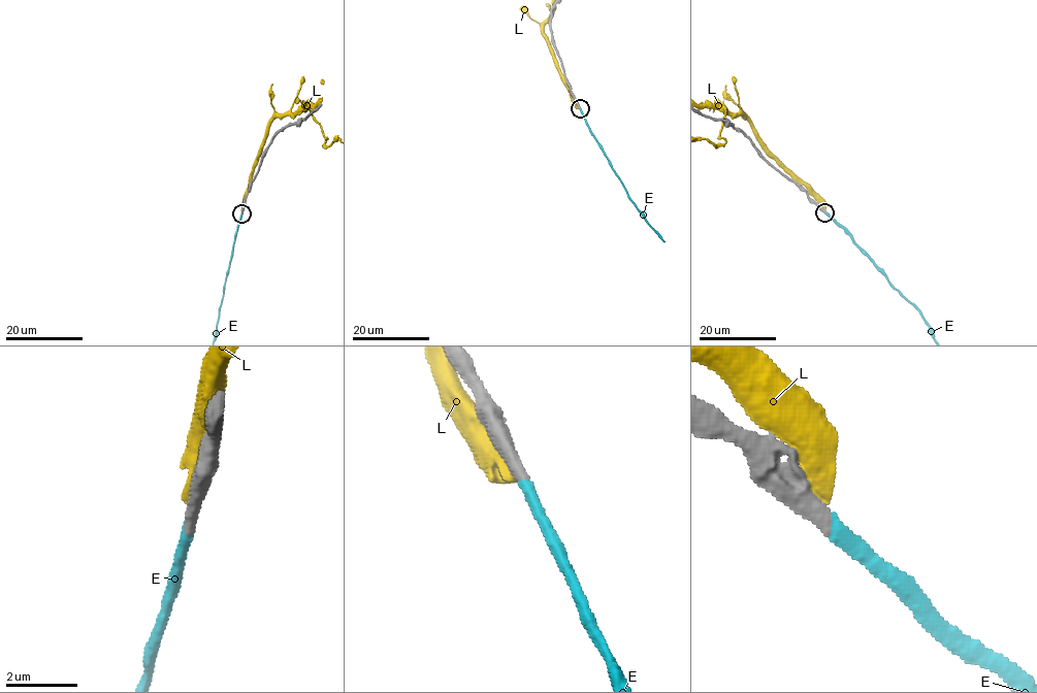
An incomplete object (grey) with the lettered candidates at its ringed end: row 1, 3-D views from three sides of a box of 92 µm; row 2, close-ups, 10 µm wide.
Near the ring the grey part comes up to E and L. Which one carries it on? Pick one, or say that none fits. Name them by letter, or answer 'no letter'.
E

